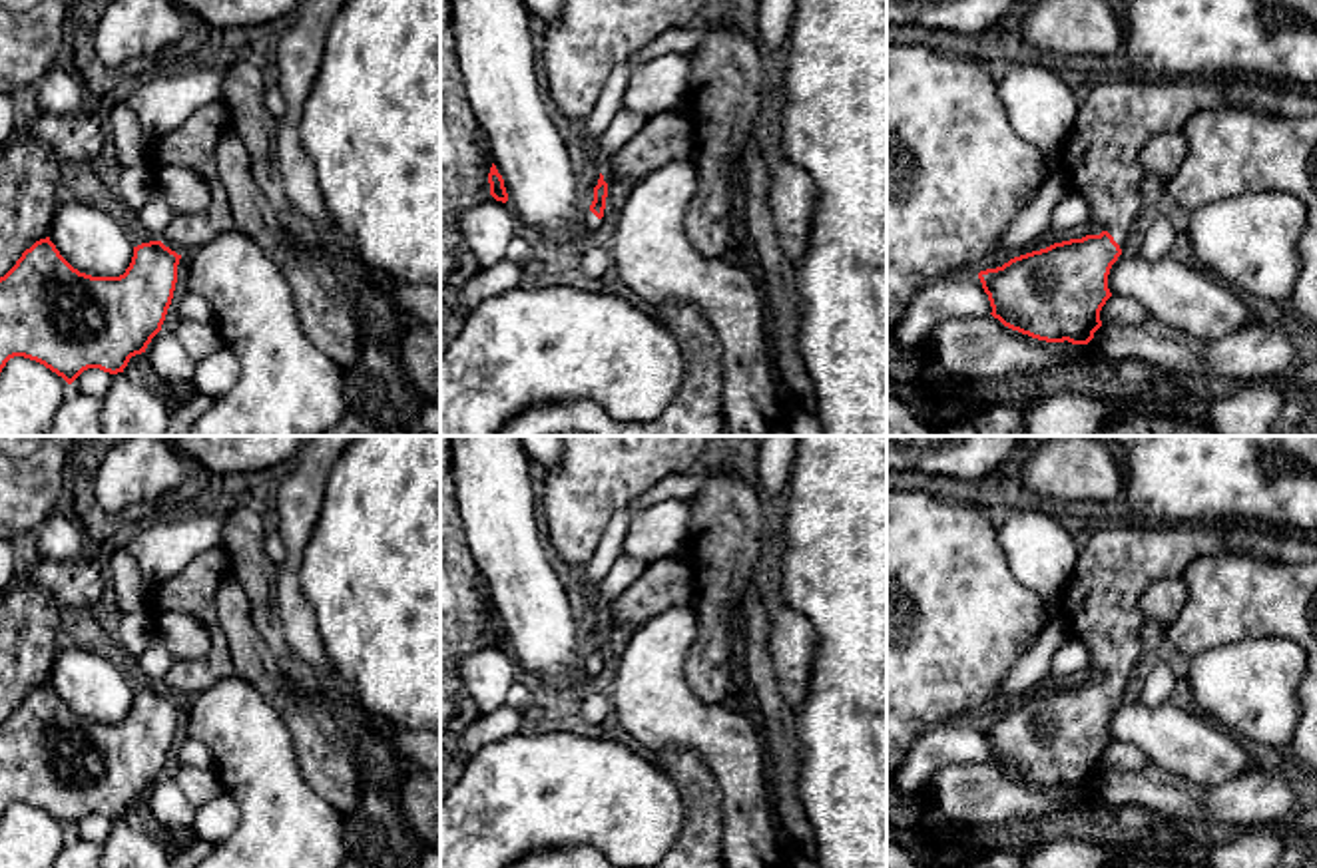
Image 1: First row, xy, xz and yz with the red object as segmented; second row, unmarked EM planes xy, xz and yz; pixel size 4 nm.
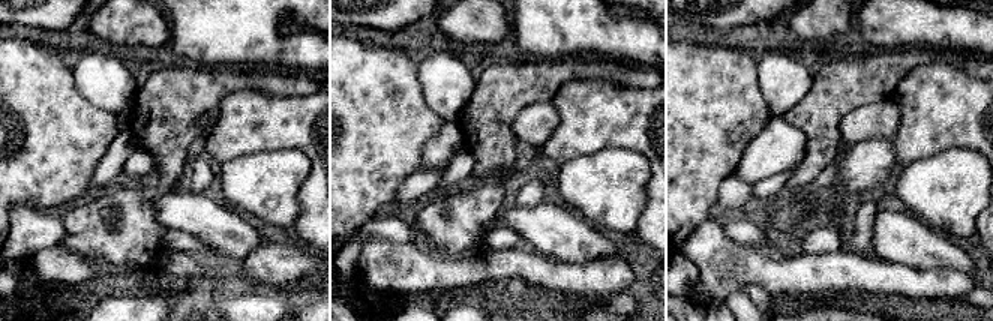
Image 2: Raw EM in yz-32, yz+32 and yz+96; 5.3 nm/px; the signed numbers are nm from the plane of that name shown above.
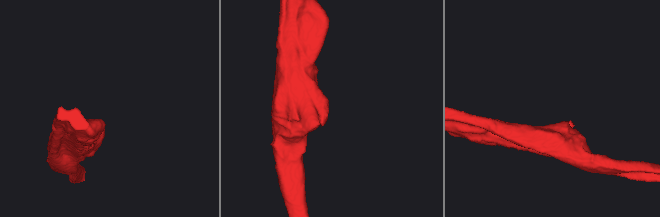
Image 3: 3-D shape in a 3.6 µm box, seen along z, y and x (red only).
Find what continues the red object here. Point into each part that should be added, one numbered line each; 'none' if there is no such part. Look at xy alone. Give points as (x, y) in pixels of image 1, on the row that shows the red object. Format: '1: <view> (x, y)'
1: xy (192, 146)

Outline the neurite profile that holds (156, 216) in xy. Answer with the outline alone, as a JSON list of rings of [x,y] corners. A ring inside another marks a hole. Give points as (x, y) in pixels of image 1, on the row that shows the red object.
[[[159,191],[139,209],[132,211],[137,223],[149,231],[155,241],[161,241],[163,231],[169,227],[173,219],[173,211]]]

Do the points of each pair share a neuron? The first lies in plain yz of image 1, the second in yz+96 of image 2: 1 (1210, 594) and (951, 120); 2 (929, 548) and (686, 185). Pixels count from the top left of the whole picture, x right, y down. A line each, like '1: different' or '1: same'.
1: same
2: same

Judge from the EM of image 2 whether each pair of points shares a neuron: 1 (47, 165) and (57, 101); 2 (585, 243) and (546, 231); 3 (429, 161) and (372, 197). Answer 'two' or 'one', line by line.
1: one
2: one
3: two

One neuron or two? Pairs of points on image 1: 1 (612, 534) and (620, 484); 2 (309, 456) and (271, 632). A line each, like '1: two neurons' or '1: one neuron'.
1: two neurons
2: two neurons

